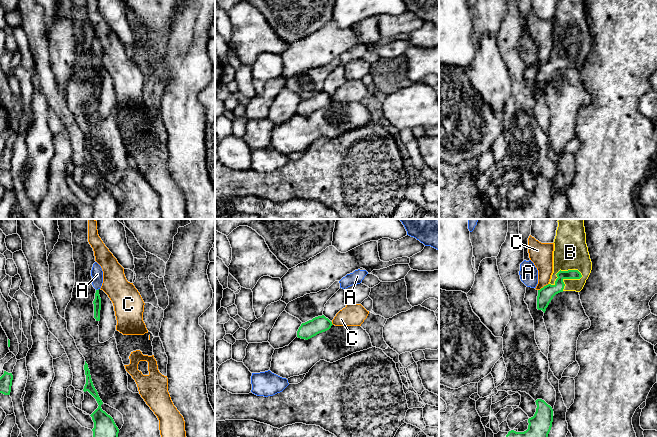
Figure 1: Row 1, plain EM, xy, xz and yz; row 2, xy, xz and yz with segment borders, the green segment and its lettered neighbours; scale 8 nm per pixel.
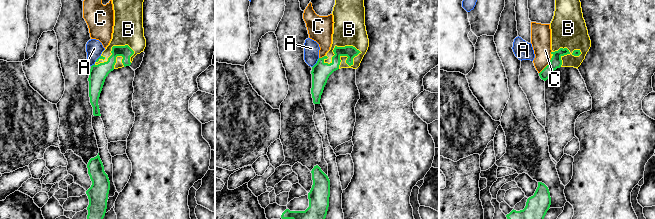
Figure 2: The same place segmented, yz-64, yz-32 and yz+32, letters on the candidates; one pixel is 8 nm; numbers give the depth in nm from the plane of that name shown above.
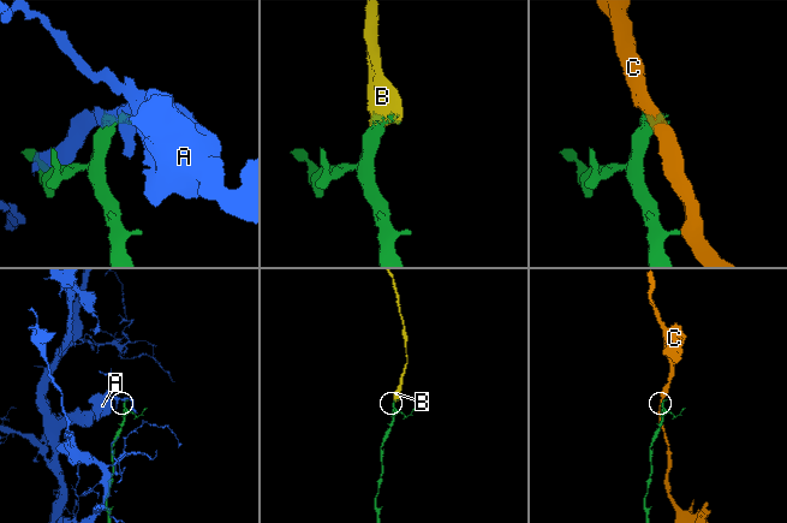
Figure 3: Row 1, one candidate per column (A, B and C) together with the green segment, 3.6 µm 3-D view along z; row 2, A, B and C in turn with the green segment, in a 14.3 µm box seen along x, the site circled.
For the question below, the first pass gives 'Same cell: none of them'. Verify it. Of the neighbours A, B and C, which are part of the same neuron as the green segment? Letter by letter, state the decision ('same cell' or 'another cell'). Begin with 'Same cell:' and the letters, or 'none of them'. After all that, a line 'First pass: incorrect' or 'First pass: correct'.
Same cell: B
A: another cell
B: same cell
C: another cell
First pass: incorrect

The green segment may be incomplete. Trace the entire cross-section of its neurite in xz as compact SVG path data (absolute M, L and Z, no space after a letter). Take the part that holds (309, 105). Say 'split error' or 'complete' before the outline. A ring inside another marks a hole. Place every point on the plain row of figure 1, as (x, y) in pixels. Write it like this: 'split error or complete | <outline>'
complete | M324 91L315 93L301 100L297 107L297 113L308 116L319 109L329 106L332 101L332 98Z

